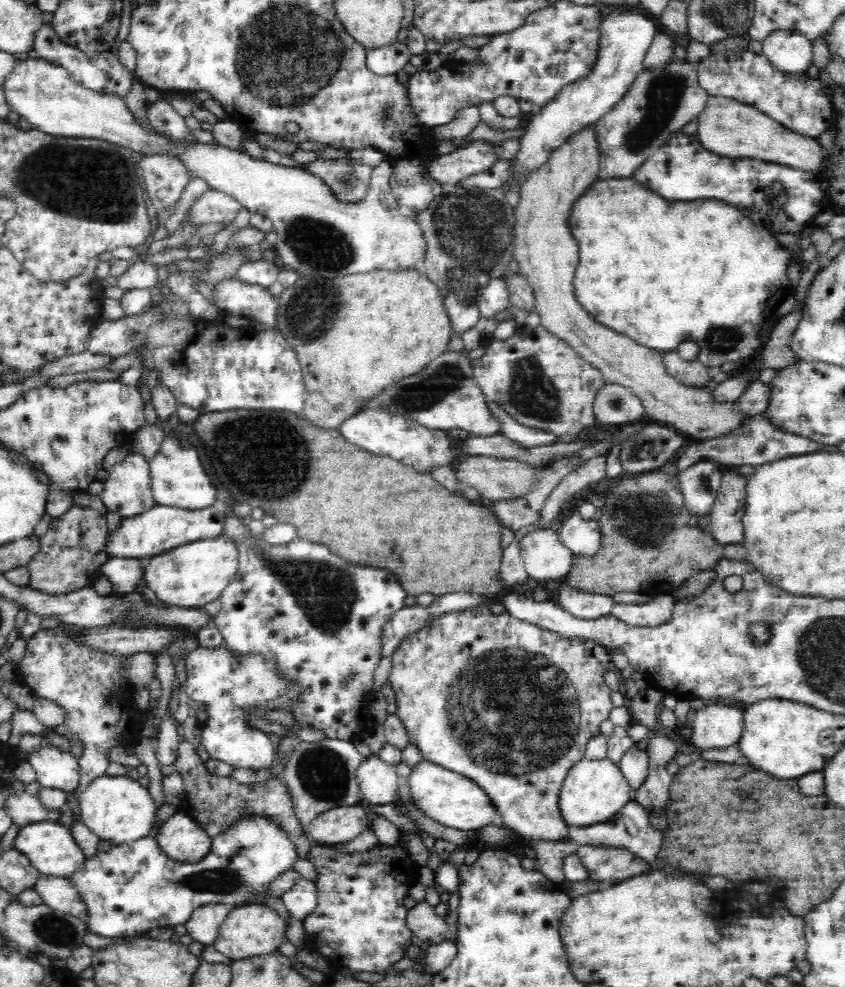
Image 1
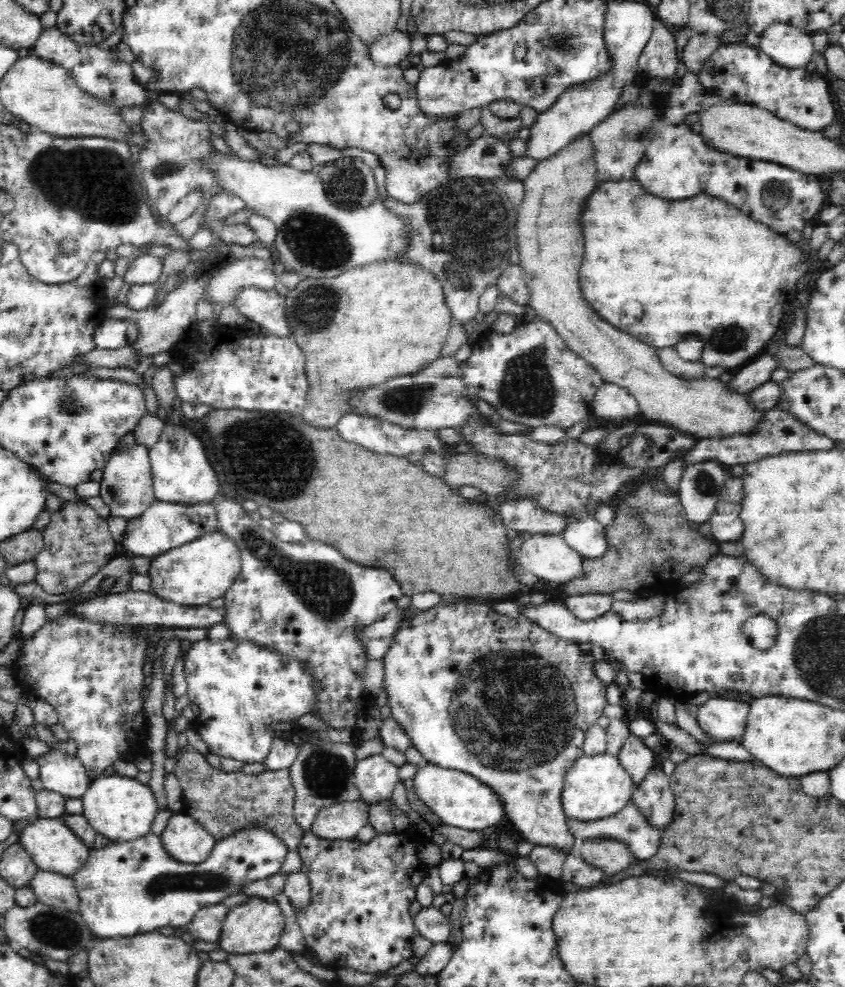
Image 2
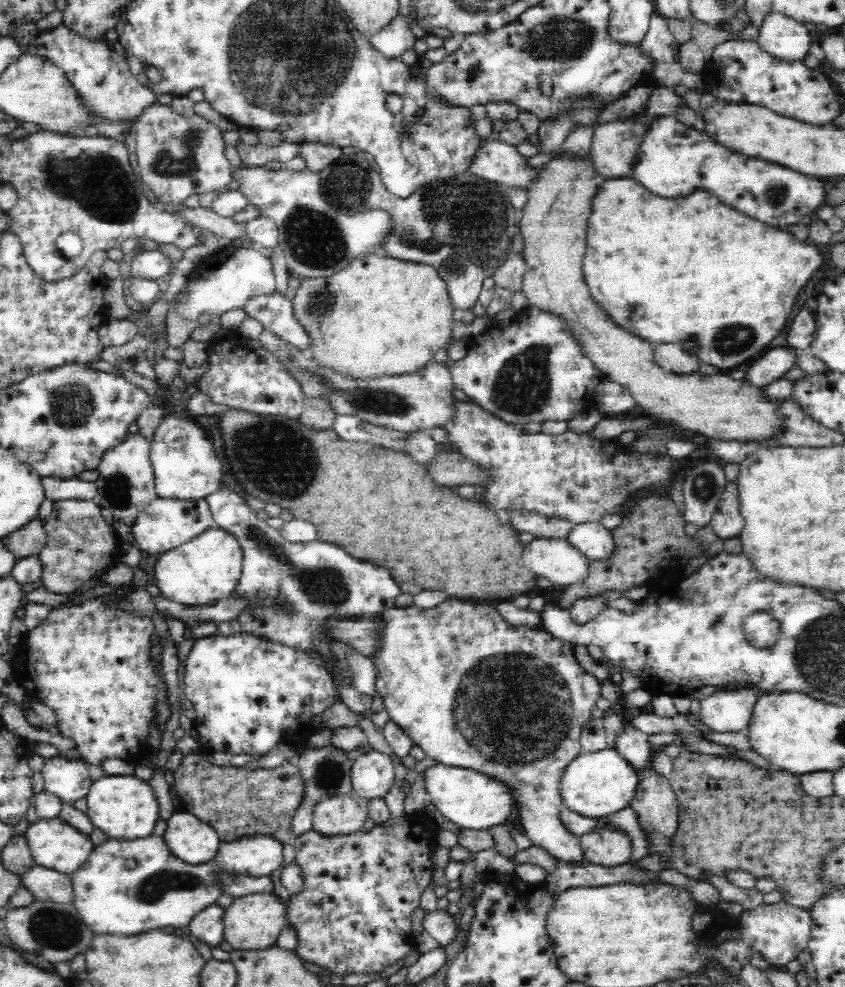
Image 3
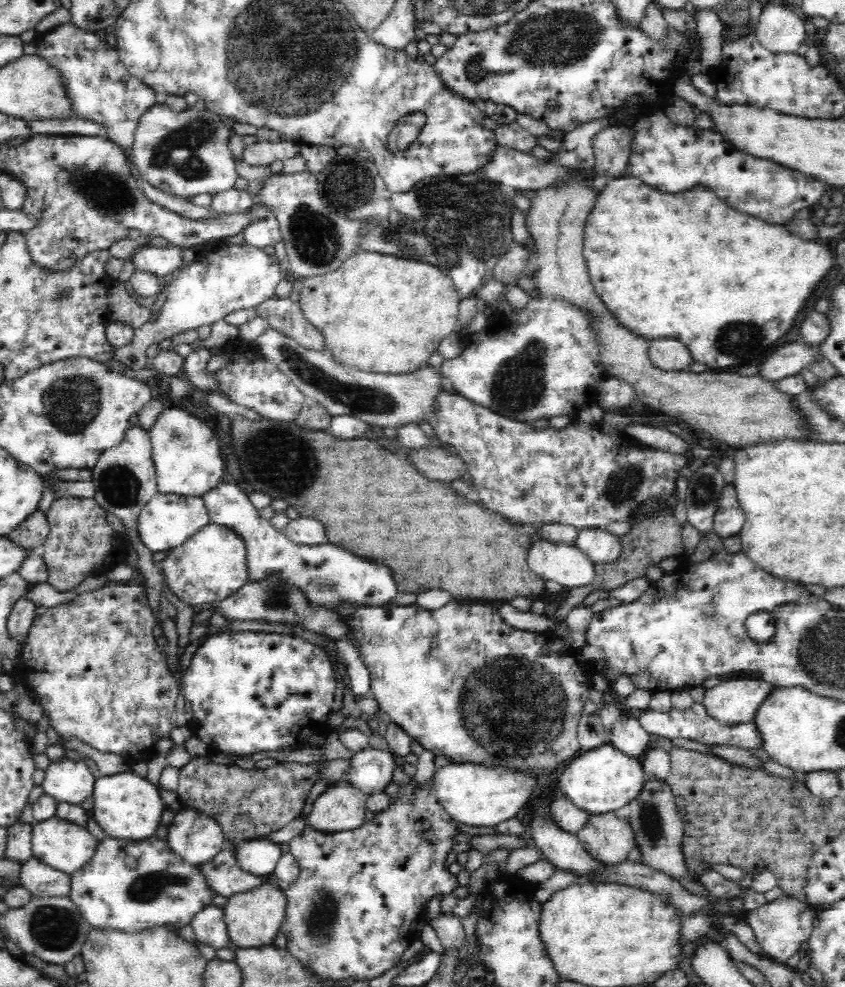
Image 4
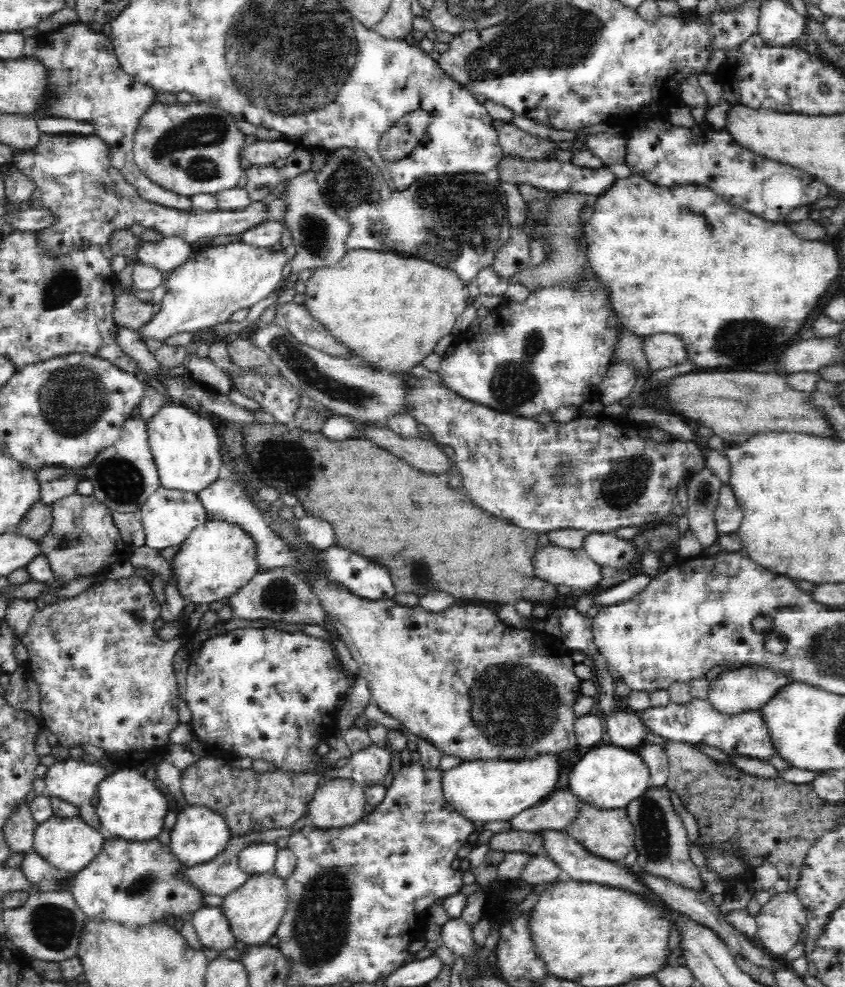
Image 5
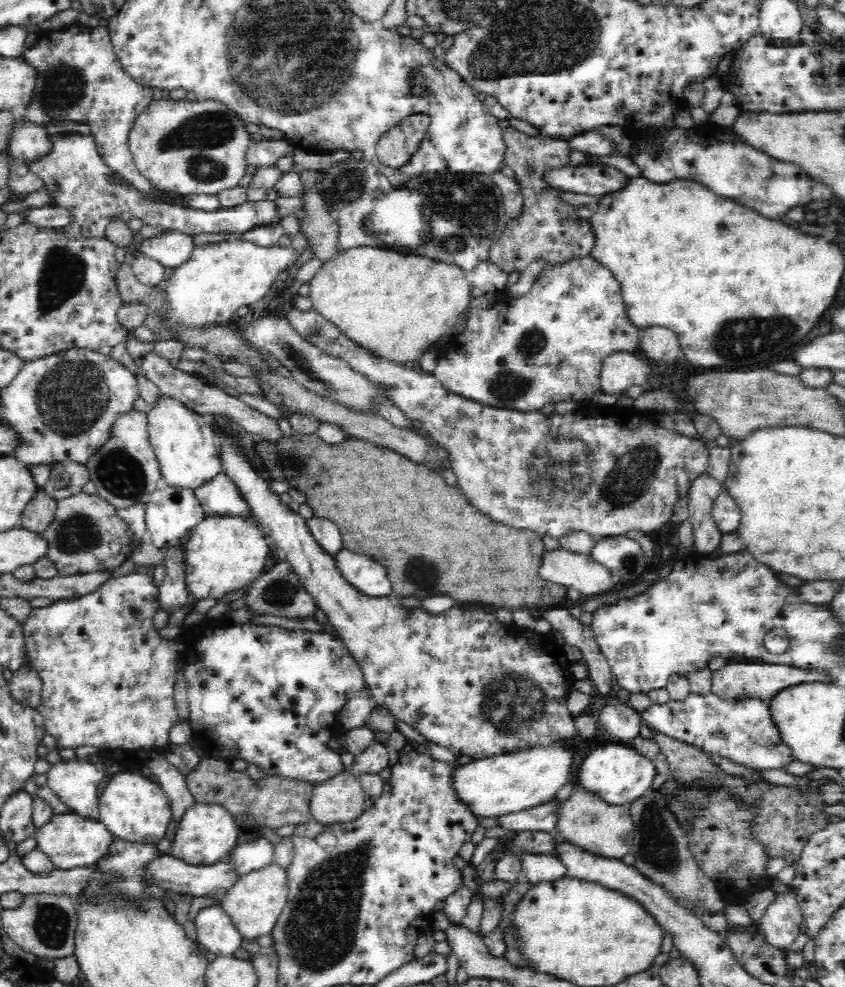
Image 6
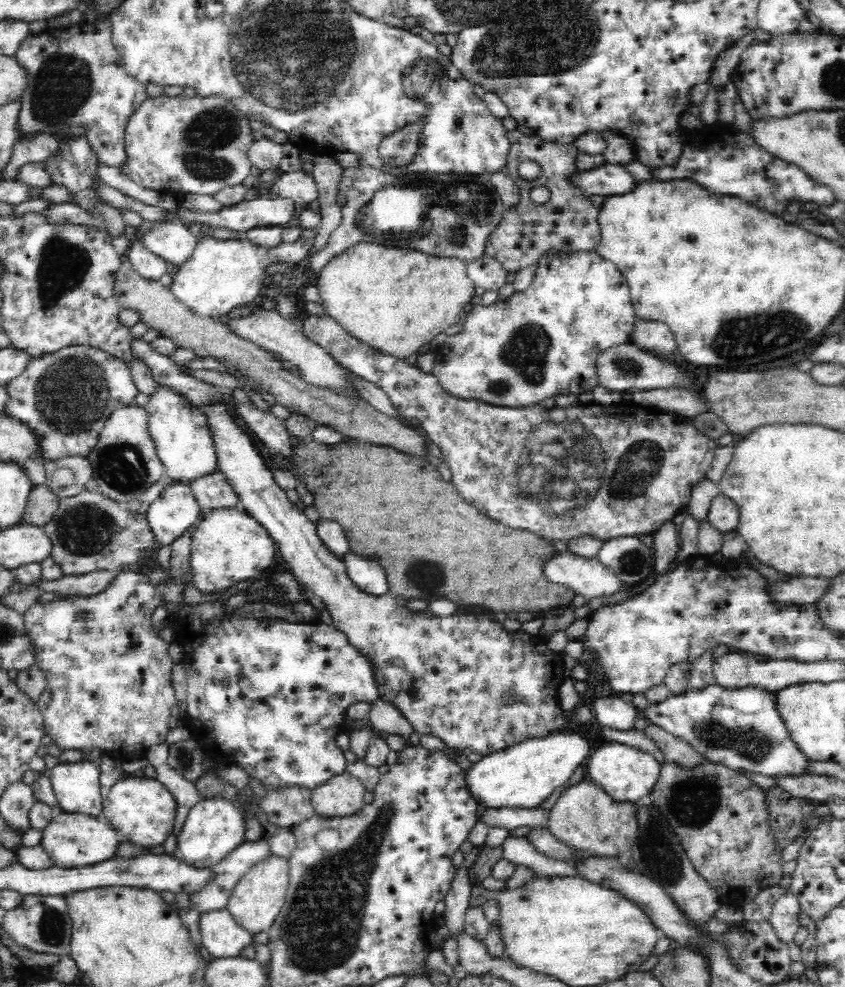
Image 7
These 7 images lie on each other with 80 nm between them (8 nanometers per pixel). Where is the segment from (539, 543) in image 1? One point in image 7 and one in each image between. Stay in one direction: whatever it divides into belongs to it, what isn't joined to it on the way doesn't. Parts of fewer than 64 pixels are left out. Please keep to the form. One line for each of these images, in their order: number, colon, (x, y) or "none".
2: (547, 556)
3: (556, 559)
4: (566, 564)
5: (555, 565)
6: (559, 566)
7: (589, 577)

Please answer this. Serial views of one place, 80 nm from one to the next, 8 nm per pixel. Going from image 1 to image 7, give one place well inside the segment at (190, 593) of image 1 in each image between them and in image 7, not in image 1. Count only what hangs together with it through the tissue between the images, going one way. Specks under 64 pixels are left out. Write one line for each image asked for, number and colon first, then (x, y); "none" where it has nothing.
2: (193, 574)
3: (208, 567)
4: (211, 565)
5: (217, 559)
6: (223, 554)
7: (229, 548)

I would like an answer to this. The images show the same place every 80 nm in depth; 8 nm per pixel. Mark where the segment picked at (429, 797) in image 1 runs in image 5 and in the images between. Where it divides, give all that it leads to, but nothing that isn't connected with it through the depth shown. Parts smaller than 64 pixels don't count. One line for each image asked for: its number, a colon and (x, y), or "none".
2: (458, 799)
3: (471, 800)
4: (477, 796)
5: (483, 791)

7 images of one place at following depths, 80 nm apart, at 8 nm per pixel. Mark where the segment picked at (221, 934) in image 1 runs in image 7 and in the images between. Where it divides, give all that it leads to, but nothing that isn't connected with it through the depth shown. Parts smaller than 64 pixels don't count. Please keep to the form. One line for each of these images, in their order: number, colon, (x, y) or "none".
2: (254, 926)
3: (254, 922)
4: (253, 919)
5: (254, 910)
6: (256, 900)
7: (256, 900)

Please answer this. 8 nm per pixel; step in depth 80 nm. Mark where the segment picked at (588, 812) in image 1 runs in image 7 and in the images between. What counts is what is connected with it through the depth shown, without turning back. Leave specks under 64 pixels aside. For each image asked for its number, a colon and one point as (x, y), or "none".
2: (595, 787)
3: (596, 785)
4: (600, 781)
5: (608, 777)
6: (618, 774)
7: (627, 774)

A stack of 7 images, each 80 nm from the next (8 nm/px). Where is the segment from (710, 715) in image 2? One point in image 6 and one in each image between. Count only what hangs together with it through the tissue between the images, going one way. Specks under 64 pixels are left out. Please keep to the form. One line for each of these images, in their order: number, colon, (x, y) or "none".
3: (728, 710)
4: (736, 701)
5: (740, 689)
6: (736, 681)

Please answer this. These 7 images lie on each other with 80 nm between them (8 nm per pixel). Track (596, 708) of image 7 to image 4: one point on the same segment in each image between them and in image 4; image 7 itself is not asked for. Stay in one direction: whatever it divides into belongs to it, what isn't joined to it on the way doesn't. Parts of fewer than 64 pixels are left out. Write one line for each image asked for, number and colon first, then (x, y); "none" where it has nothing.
4: (627, 735)
5: (626, 730)
6: (622, 722)

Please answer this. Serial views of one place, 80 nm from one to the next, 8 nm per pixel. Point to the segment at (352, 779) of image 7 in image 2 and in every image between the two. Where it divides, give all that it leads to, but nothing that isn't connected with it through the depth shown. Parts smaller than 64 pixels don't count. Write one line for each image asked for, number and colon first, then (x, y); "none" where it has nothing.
2: (343, 820)
3: (339, 814)
4: (342, 807)
5: (340, 802)
6: (340, 799)

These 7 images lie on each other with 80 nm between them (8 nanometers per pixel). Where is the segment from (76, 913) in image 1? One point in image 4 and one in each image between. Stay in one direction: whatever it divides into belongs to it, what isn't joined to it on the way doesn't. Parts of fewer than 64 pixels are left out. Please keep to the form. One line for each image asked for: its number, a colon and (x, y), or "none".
2: (52, 889)
3: (47, 885)
4: (41, 880)

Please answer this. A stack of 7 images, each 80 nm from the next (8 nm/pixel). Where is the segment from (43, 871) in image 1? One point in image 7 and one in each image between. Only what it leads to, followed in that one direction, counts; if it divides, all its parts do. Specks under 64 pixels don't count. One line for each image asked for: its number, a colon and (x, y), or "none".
2: (53, 847)
3: (53, 844)
4: (65, 846)
5: (69, 844)
6: (69, 840)
7: (71, 840)

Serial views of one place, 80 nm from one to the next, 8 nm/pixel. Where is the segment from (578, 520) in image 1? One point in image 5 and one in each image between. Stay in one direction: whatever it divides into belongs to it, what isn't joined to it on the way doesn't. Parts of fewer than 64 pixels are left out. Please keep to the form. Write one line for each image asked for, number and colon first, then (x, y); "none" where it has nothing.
2: (585, 535)
3: (592, 539)
4: (600, 545)
5: (606, 549)

